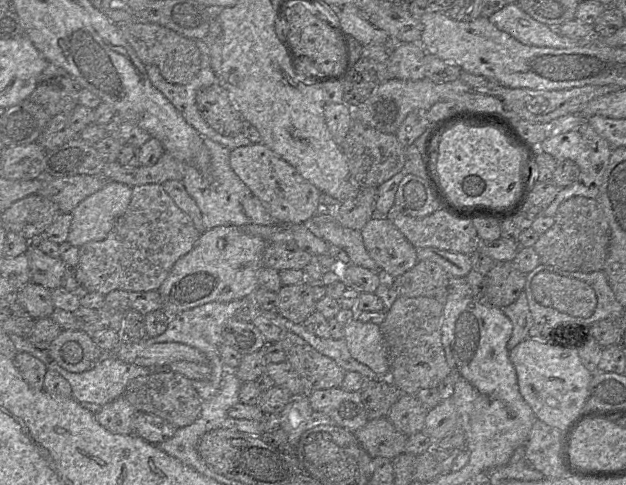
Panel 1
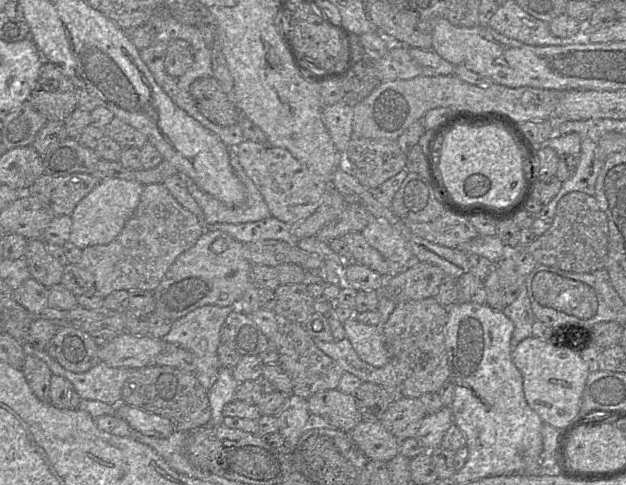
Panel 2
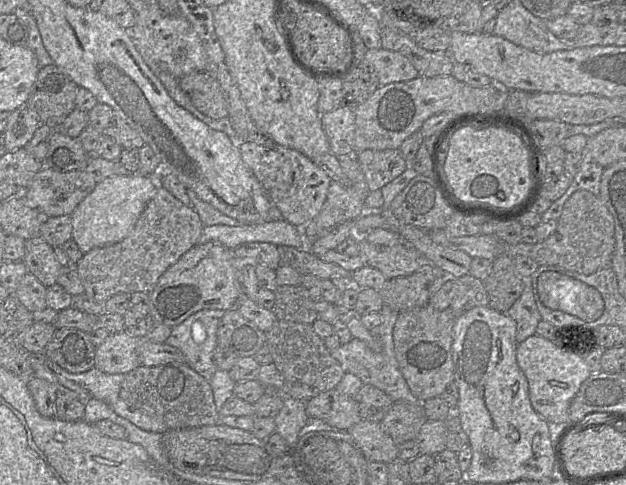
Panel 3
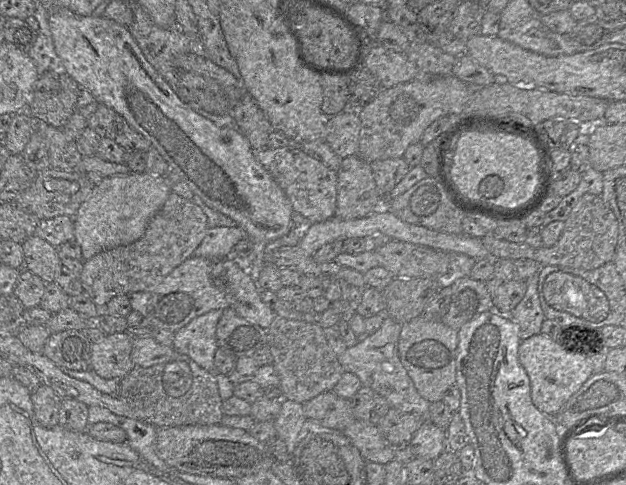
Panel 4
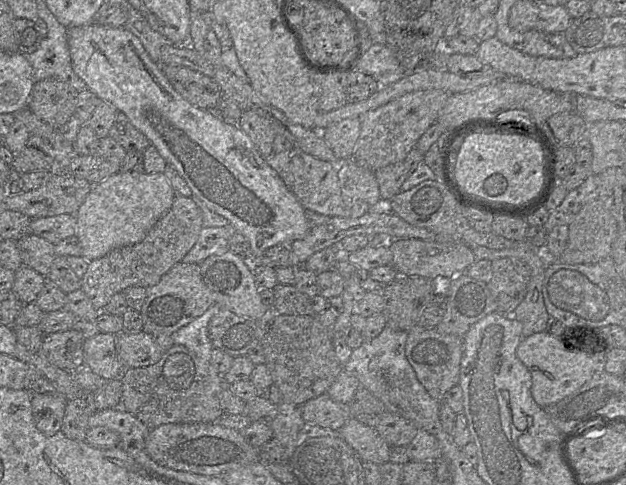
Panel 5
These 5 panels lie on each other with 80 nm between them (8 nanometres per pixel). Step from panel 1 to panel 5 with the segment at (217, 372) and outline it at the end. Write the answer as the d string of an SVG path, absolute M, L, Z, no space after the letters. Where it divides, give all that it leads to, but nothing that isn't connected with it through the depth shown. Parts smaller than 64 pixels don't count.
M217 305L211 306L200 317L174 332L171 335L174 345L184 346L198 358L210 362L214 347L208 335L208 325L219 309Z

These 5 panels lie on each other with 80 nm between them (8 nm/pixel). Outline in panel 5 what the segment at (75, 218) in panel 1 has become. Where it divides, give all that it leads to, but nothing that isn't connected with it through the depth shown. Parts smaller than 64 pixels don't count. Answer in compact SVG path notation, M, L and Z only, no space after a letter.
M119 170L103 182L92 186L75 214L75 236L81 245L81 256L89 262L112 250L140 243L171 208L176 194L164 173Z

